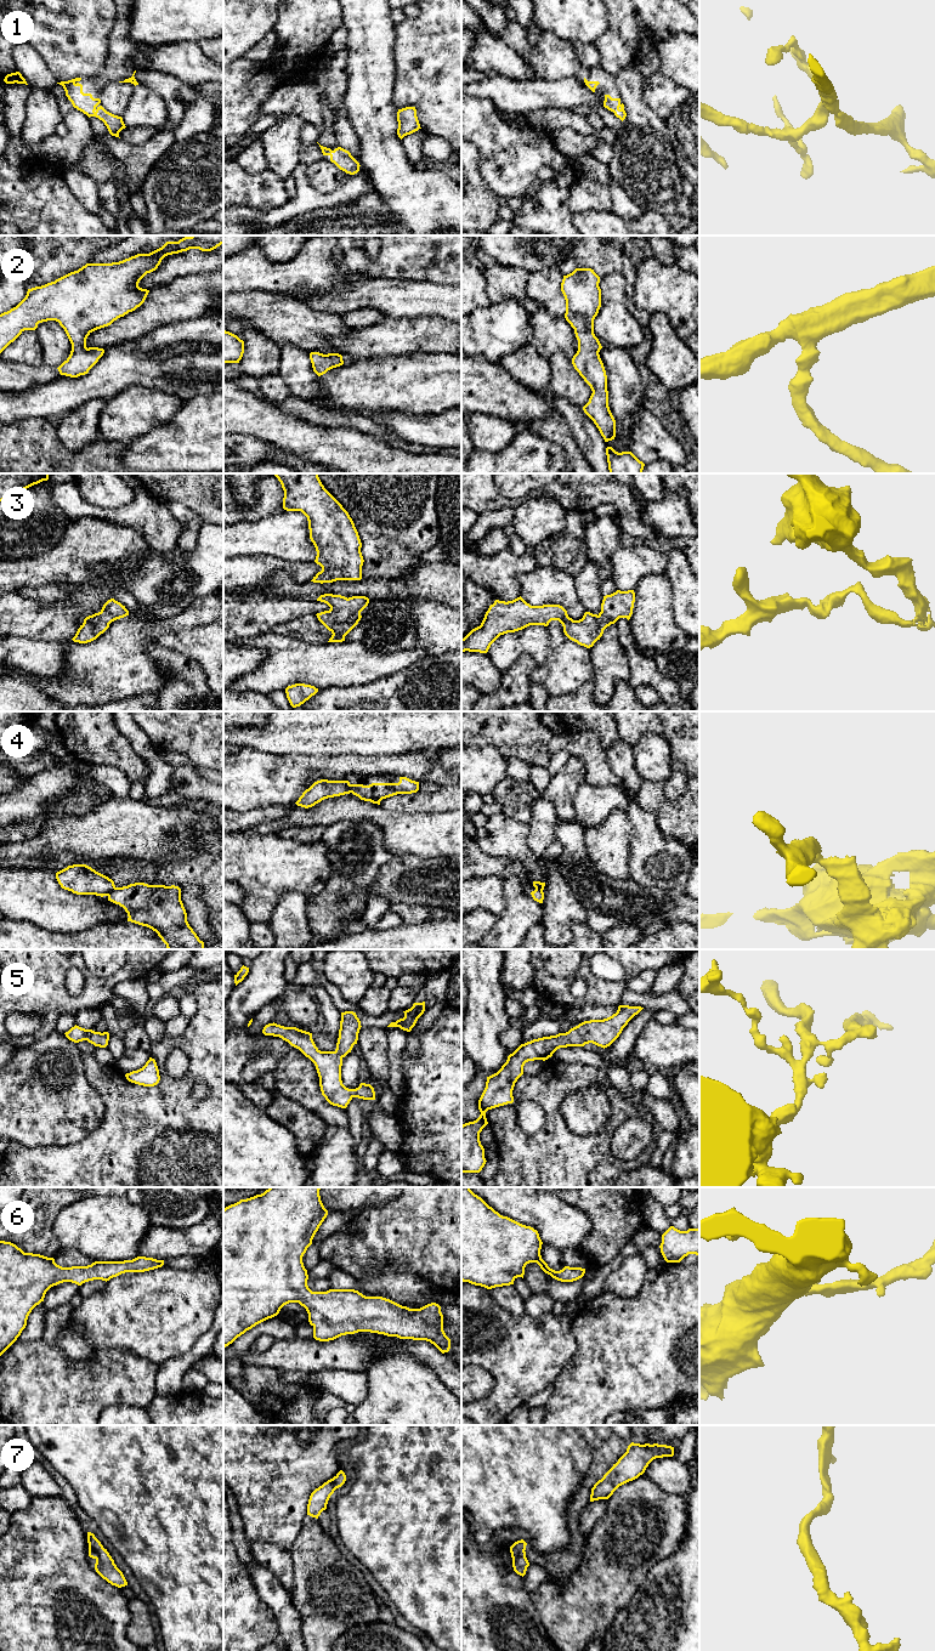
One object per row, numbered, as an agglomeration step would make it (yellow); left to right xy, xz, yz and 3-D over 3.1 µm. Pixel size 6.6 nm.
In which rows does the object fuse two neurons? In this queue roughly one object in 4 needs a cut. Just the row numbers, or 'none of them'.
4

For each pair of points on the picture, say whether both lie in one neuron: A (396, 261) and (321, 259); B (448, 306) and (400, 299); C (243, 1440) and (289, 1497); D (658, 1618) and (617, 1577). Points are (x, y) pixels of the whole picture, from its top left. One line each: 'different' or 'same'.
A: different
B: same
C: same
D: different

